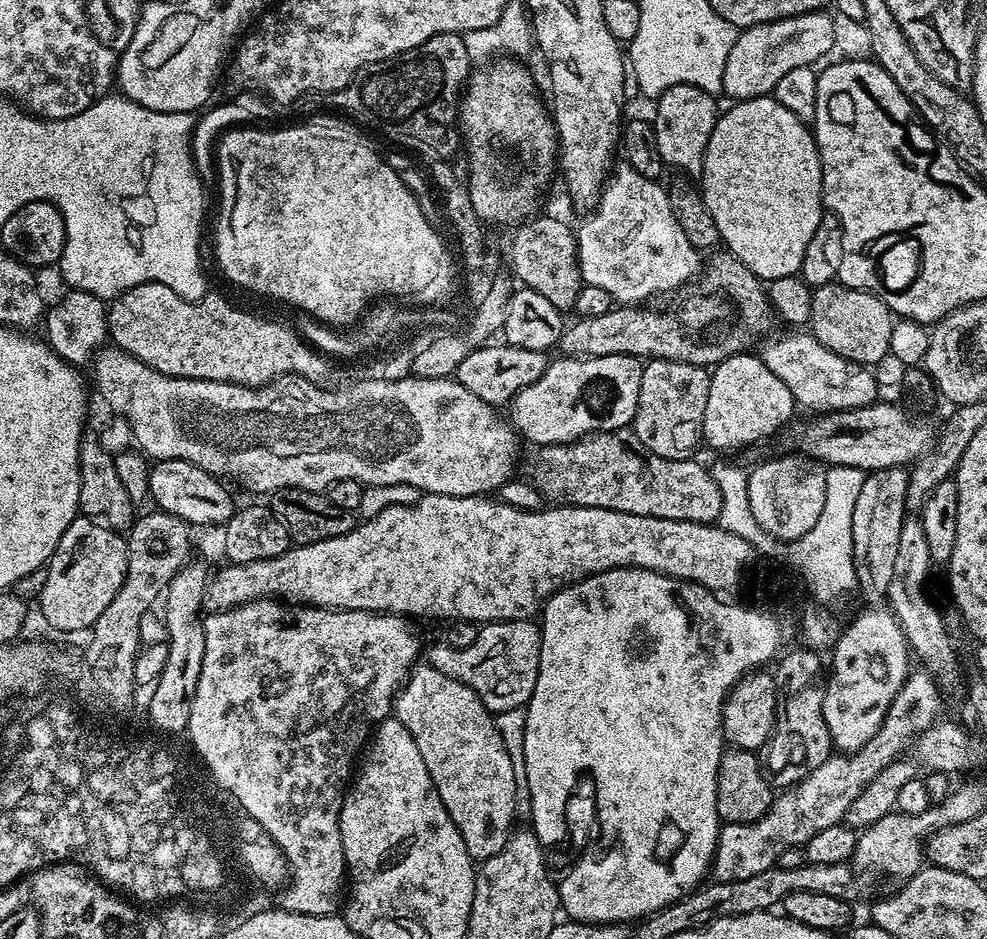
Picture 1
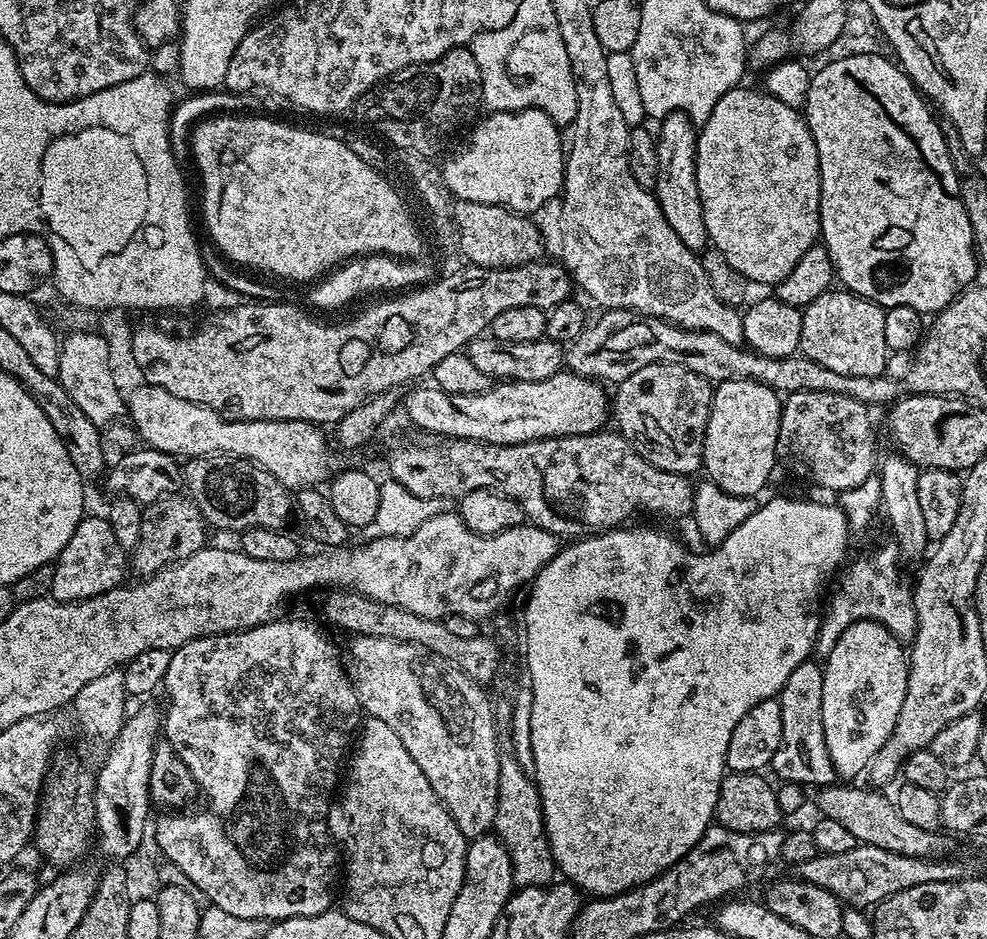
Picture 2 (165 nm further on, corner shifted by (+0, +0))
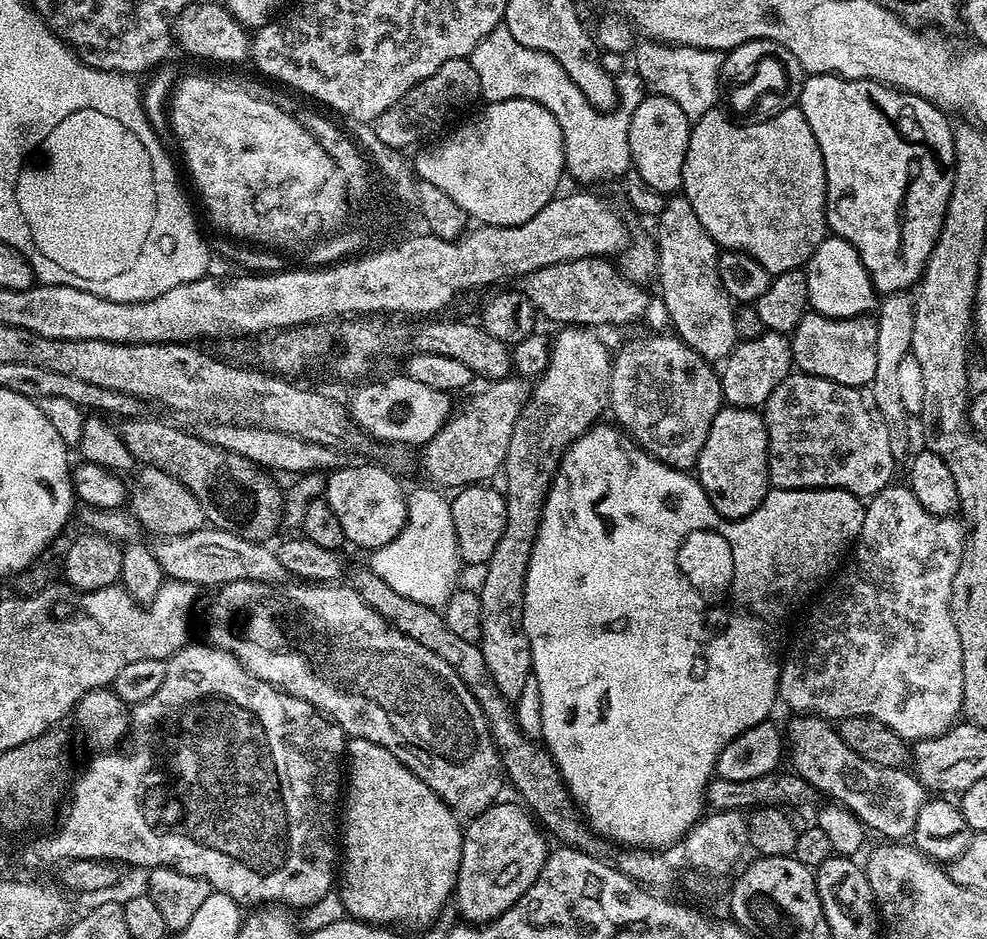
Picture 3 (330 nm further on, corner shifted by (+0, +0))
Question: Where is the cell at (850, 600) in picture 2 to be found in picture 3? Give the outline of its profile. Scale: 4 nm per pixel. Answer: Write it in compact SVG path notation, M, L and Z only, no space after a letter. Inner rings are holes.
M896 487L883 488L881 492L877 492L867 501L860 537L856 539L851 549L850 559L839 569L835 579L827 585L829 588L825 587L819 593L820 601L809 610L808 617L805 618L804 625L801 626L800 633L797 634L796 641L793 642L792 649L788 652L788 657L786 655L783 657L780 666L778 696L783 703L785 700L793 708L791 710L793 713L823 716L829 722L839 722L848 716L866 716L869 720L882 722L887 728L898 733L902 739L915 742L941 736L943 732L948 731L953 724L957 723L964 706L962 642L958 642L958 630L954 630L954 618L950 614L950 585L954 583L954 573L958 571L958 562L962 562L966 529L955 515L935 516L927 512L922 502L914 498L911 488Z

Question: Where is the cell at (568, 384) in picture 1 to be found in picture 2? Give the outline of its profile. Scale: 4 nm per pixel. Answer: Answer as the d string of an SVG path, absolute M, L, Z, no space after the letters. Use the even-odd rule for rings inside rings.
M561 370L540 382L500 382L484 392L474 394L450 394L435 386L416 388L402 400L402 412L415 427L434 436L447 436L454 440L481 440L484 444L521 444L527 440L544 440L547 436L577 436L583 432L595 432L601 427L604 415L610 412L610 396L604 393L605 385L591 376L579 376L576 372Z

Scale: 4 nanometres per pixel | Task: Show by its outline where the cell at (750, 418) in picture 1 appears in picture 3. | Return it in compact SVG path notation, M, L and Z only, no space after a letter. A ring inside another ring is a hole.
M721 407L710 426L710 434L706 438L706 446L702 446L700 461L696 463L700 485L710 498L714 510L726 520L741 520L749 516L770 491L768 478L768 431L764 425L764 417L759 411L750 408Z

